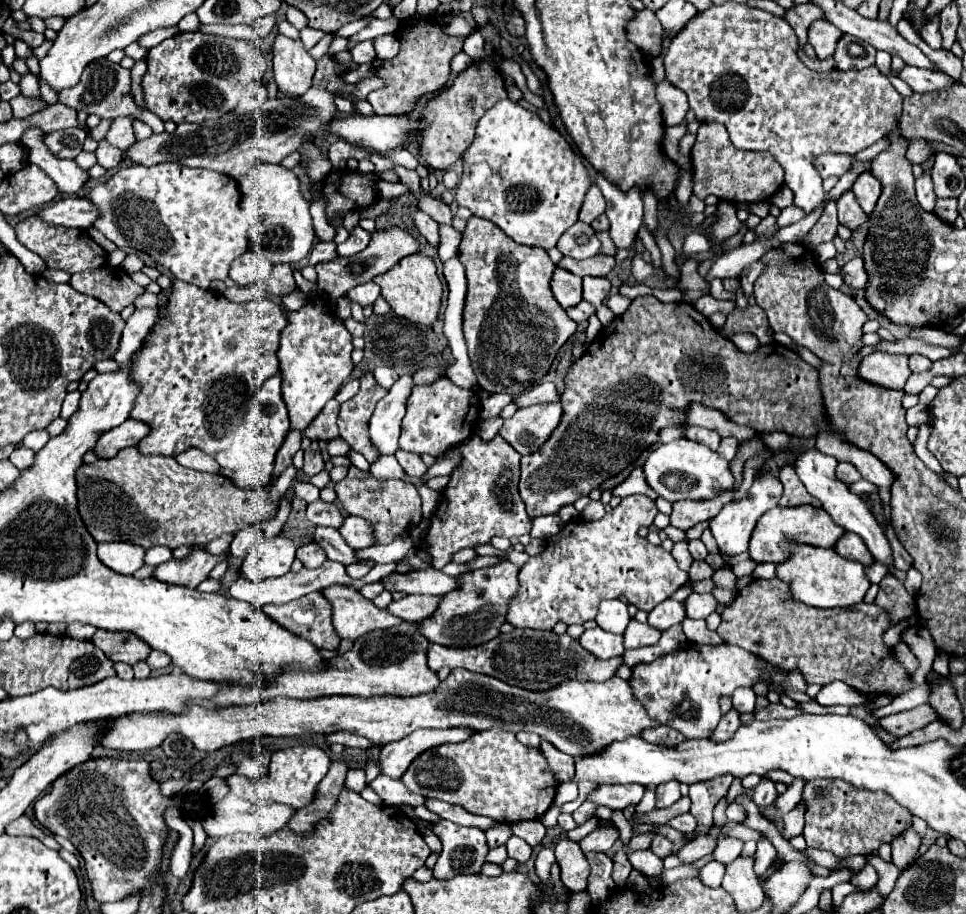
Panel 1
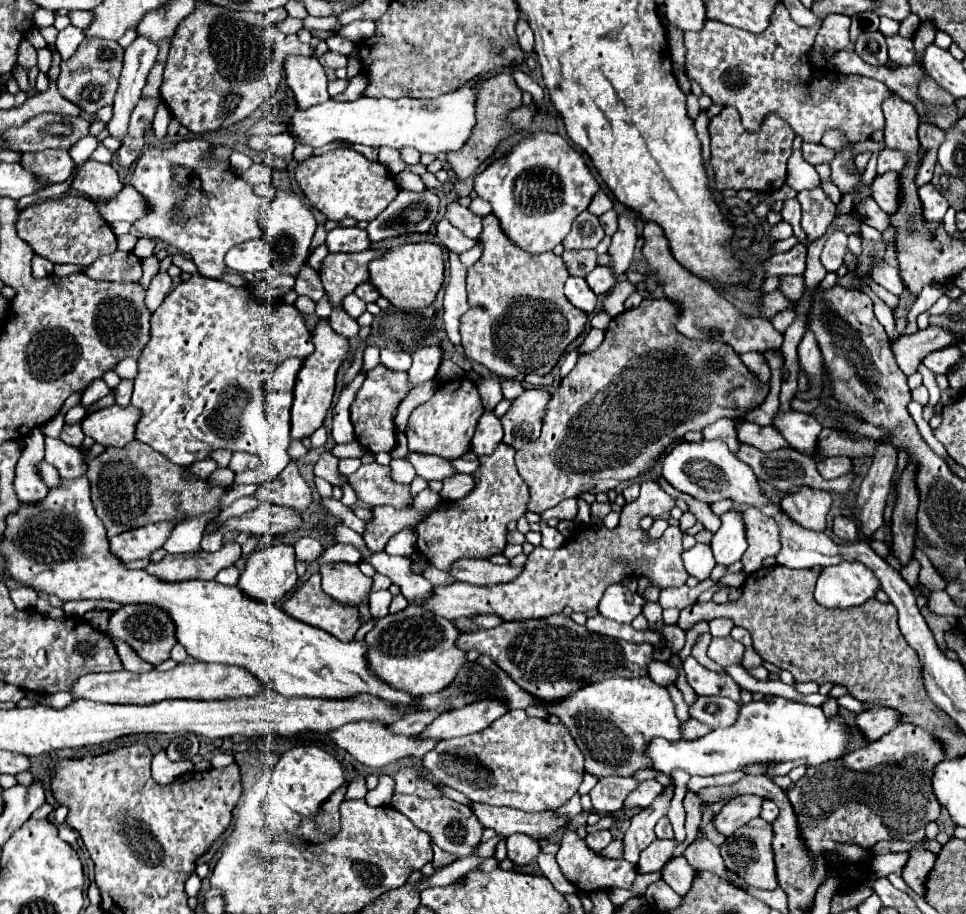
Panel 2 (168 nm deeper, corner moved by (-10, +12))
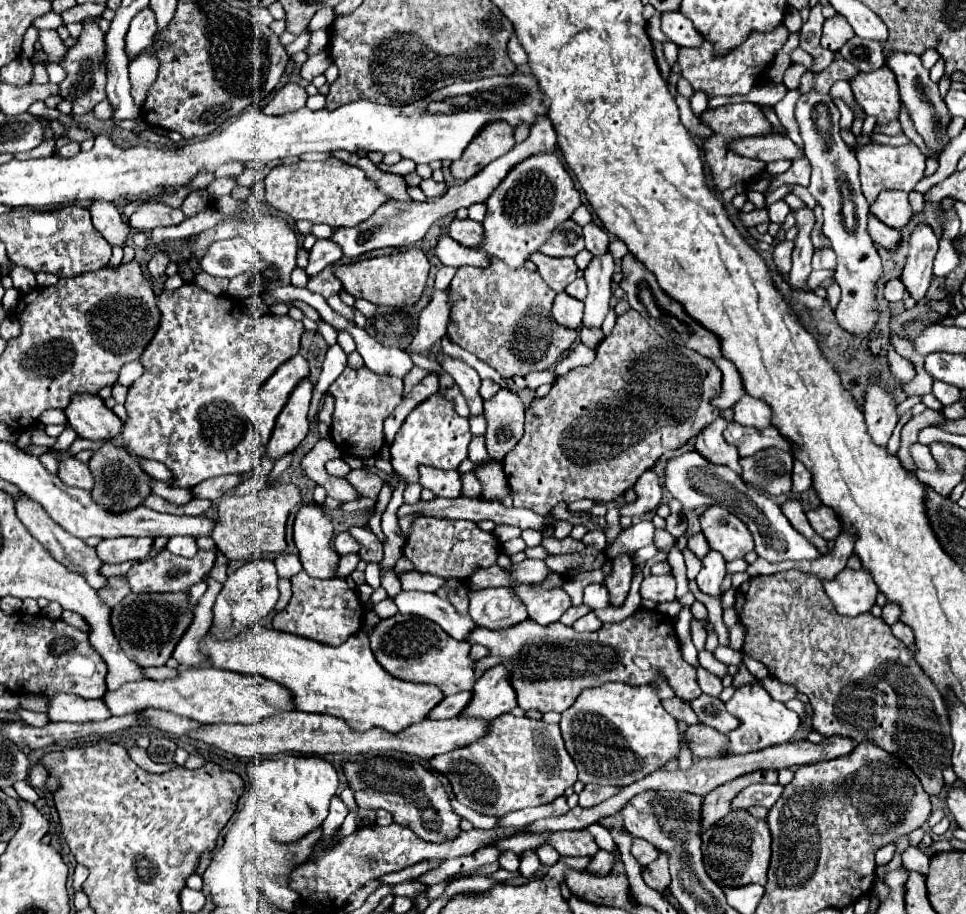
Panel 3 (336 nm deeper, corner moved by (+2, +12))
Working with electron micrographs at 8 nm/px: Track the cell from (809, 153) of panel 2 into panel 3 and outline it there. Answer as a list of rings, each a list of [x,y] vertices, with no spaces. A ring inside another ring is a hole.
[[[759,135],[759,137],[743,137],[729,143],[729,149],[741,157],[759,159],[759,161],[779,161],[779,159],[797,159],[803,155],[801,149],[787,135]]]

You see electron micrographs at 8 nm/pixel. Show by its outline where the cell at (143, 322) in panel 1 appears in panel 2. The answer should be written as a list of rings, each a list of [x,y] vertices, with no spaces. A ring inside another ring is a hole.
[[[157,273],[147,289],[145,295],[145,305],[151,313],[157,311],[157,307],[163,303],[163,299],[167,297],[167,293],[171,291],[171,277],[167,273]]]

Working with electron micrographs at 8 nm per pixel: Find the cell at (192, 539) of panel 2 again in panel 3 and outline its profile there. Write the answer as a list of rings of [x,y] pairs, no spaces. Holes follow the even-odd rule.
[[[171,537],[167,543],[167,549],[173,555],[181,555],[181,557],[193,557],[197,553],[197,543],[195,537]]]

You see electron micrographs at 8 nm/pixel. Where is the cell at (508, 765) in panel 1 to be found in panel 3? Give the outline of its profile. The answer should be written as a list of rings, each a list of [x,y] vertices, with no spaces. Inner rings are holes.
[[[509,713],[493,719],[483,739],[433,757],[431,767],[447,775],[457,801],[481,815],[503,817],[525,807],[539,807],[563,795],[577,781],[577,769],[563,745],[559,725],[535,721],[527,717],[511,717]]]

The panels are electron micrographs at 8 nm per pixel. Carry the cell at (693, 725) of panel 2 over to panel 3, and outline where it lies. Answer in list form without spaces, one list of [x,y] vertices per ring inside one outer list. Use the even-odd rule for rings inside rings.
[[[689,725],[685,731],[691,741],[691,751],[695,757],[721,757],[727,753],[727,735],[707,727],[707,725]]]

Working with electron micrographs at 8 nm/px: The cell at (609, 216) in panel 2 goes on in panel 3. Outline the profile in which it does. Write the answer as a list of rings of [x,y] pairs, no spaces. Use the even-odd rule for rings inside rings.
[[[587,223],[583,227],[583,237],[585,237],[585,249],[593,257],[601,257],[601,255],[607,253],[609,237],[607,237],[607,233],[601,227],[597,227],[595,223]]]

